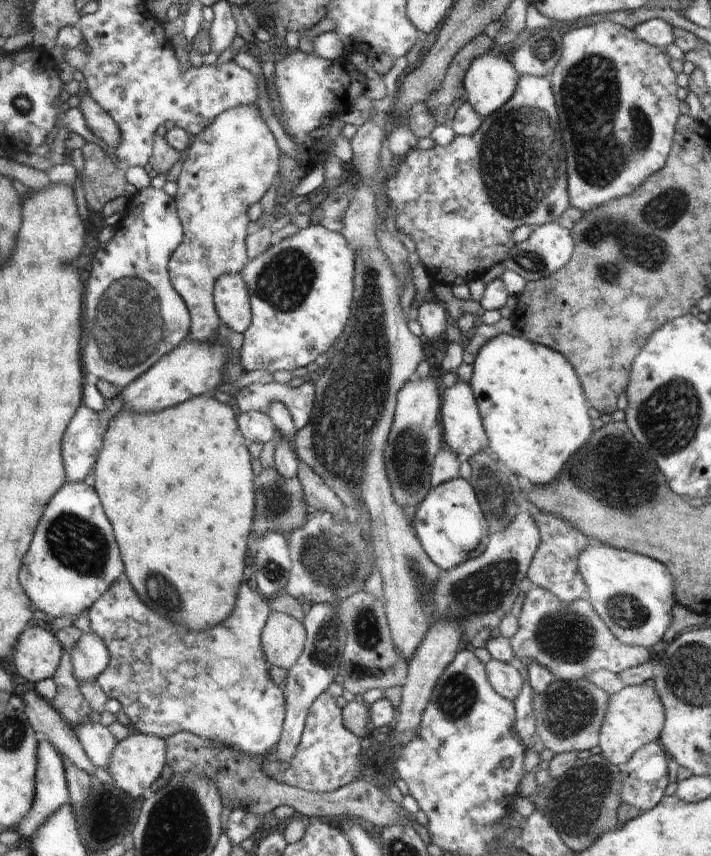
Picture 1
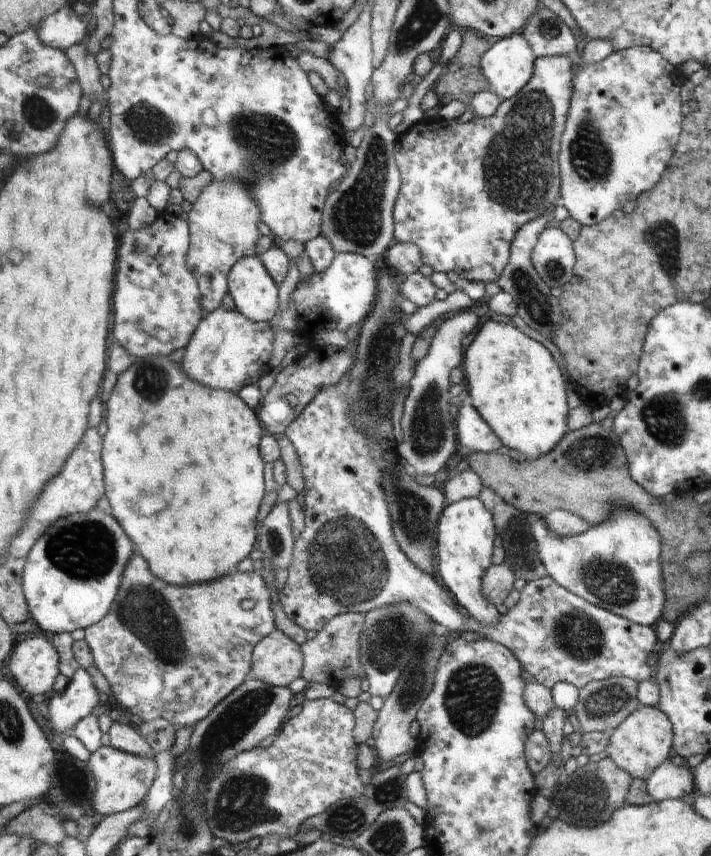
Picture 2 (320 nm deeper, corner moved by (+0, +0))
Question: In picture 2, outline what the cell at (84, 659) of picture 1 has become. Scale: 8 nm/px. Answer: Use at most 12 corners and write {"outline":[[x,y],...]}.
{"outline":[[81,667],[67,690],[49,697],[58,733],[104,704],[95,678]]}

